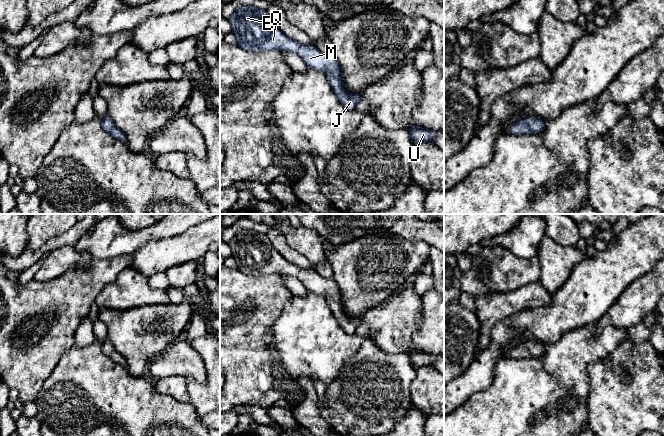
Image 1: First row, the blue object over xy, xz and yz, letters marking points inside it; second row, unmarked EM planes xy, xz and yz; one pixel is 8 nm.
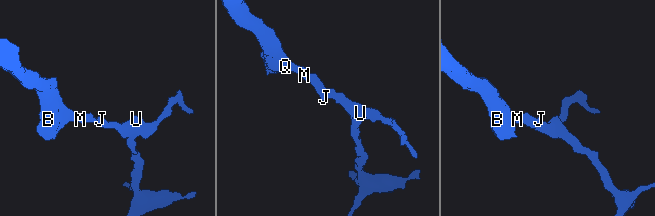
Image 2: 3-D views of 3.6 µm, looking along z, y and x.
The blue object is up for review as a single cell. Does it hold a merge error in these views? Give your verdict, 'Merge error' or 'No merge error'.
No merge error

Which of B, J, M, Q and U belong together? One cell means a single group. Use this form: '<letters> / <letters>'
B J M Q U

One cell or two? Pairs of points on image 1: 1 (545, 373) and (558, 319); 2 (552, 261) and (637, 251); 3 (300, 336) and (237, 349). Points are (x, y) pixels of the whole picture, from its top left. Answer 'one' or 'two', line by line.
1: two
2: two
3: two

